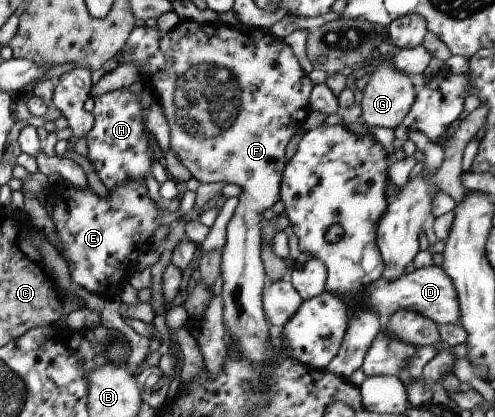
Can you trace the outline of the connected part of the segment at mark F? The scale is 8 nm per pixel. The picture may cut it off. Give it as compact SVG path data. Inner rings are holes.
M181 20L175 25L174 29L169 31L160 31L158 28L149 28L143 24L137 23L128 34L122 49L118 53L118 62L126 64L136 64L139 70L145 73L142 82L148 85L153 94L153 99L159 103L166 123L169 127L169 150L174 157L188 169L189 174L195 177L200 183L221 182L224 184L234 184L239 187L238 203L225 226L225 242L221 249L221 273L223 279L221 298L223 303L222 315L223 326L225 327L226 347L238 350L241 356L246 356L251 362L267 362L271 354L269 345L268 331L270 325L263 314L261 302L262 283L264 283L265 271L261 262L261 228L265 222L262 218L262 212L274 205L279 199L279 183L286 165L286 143L288 139L301 129L302 122L306 119L310 109L308 107L309 93L313 88L310 79L300 68L296 57L292 54L290 47L276 37L269 28L257 28L246 25L227 25L216 21L214 23L200 23L192 20Z

